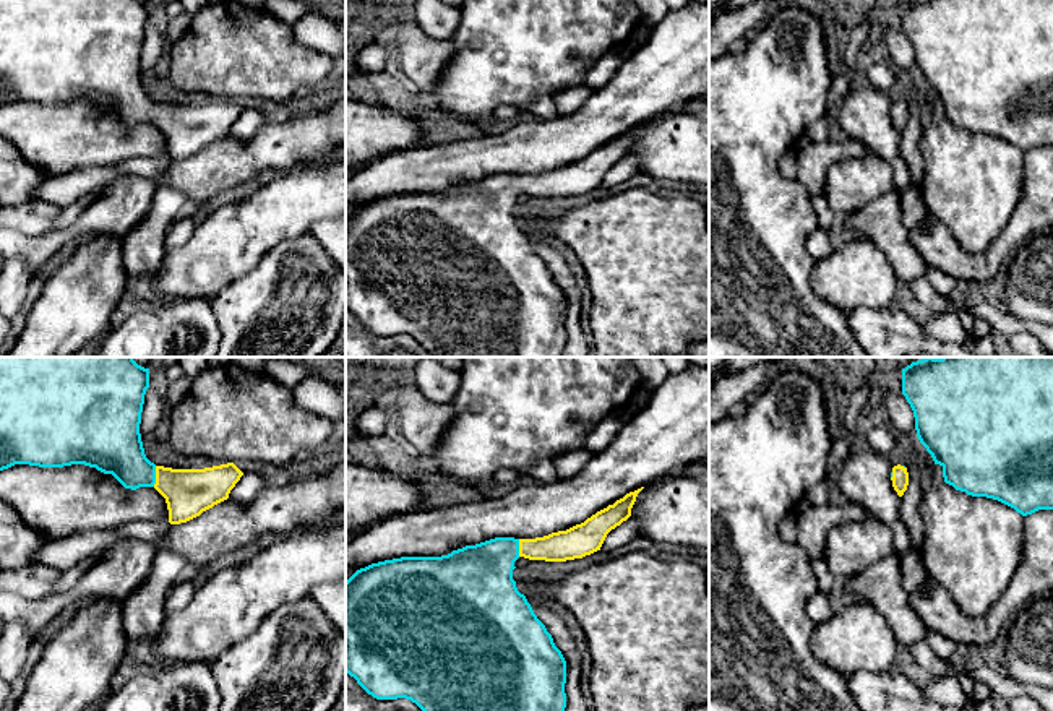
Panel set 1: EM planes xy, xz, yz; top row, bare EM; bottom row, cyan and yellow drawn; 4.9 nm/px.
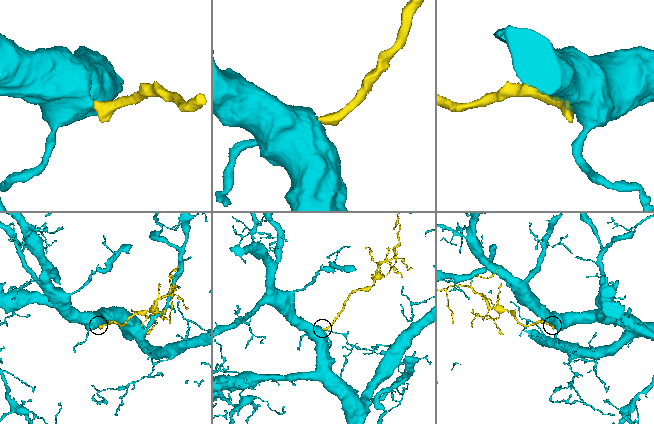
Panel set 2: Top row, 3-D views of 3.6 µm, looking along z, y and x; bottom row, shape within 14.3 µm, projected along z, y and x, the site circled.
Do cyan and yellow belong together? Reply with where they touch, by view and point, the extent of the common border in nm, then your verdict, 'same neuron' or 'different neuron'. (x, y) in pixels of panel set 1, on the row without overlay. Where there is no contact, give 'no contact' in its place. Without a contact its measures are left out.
xy (154, 112) | 110 nm | same neuron

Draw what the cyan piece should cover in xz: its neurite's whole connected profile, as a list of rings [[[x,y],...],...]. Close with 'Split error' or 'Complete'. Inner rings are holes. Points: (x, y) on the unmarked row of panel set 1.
[[[644,123],[626,130],[613,141],[597,148],[584,159],[566,167],[552,169],[535,175],[495,174],[475,182],[466,182],[441,193],[401,193],[372,200],[357,206],[346,218],[346,308],[376,336],[406,334],[415,339],[432,357],[561,357],[566,344],[566,297],[561,287],[555,282],[552,271],[537,255],[526,232],[521,231],[513,216],[514,198],[519,193],[529,196],[566,198],[582,195],[600,187],[607,170],[631,153],[631,144],[638,130]]]. Split error

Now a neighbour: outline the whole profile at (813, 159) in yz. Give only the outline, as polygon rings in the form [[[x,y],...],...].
[[[855,140],[808,143],[797,149],[795,180],[806,187],[808,193],[821,195],[824,192],[826,170],[850,157],[866,157],[871,151]]]

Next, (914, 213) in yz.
[[[892,188],[899,193],[899,208],[904,227],[910,232],[923,226],[930,213],[923,205],[920,188]]]

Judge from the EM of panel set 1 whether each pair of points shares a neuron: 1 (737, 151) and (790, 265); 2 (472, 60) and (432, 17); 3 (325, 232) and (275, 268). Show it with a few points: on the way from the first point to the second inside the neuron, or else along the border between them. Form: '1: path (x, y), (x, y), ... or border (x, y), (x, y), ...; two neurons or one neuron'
1: path (737, 179), (747, 192), (748, 218), (763, 237); one neuron
2: border (461, 17), (461, 23), (450, 43); two neurons
3: border (309, 232), (328, 255); two neurons

